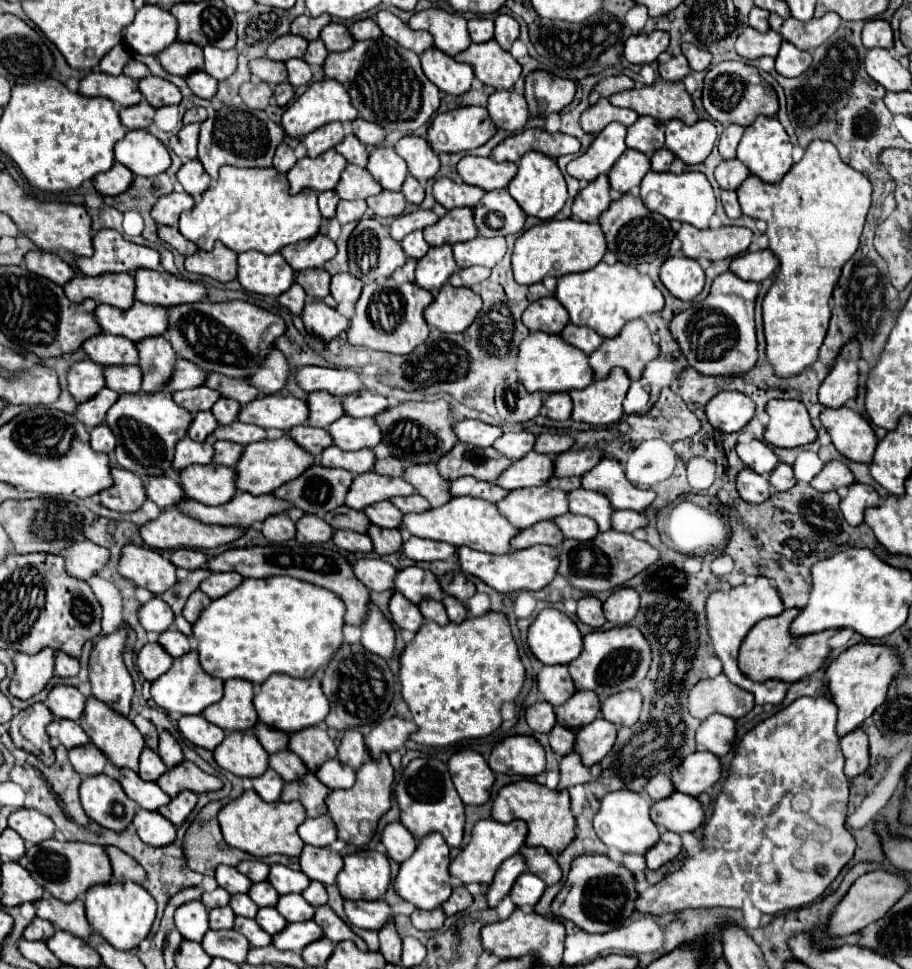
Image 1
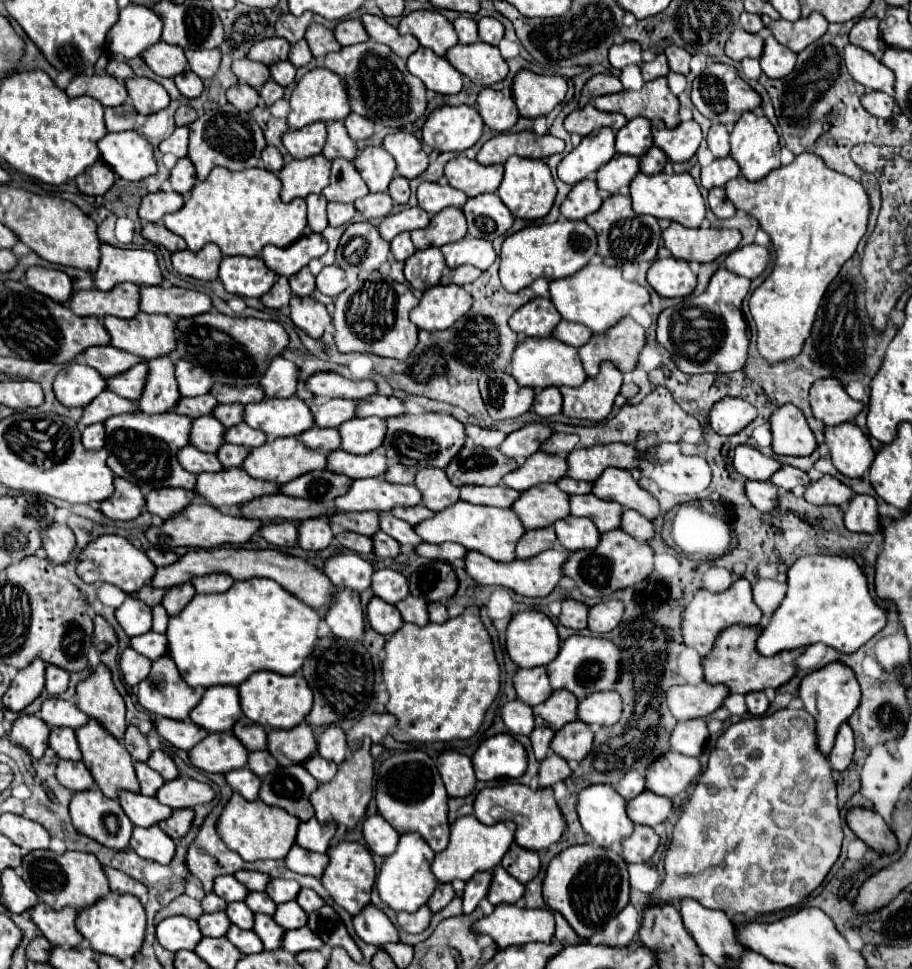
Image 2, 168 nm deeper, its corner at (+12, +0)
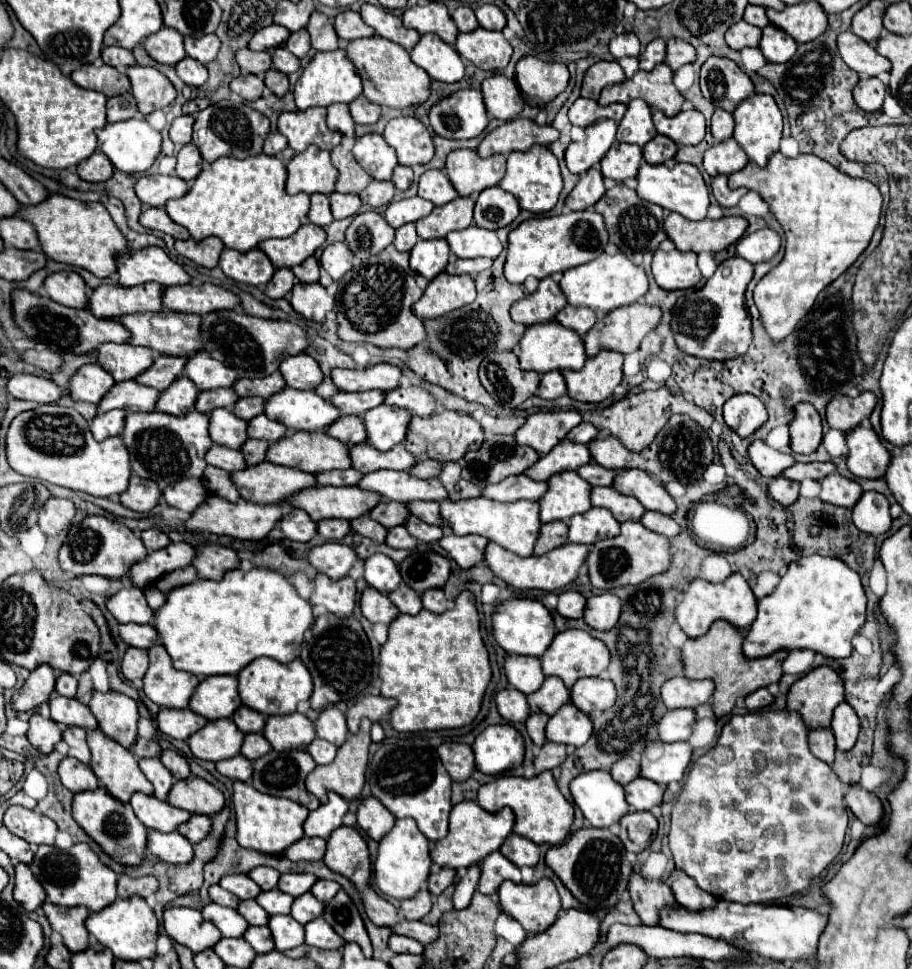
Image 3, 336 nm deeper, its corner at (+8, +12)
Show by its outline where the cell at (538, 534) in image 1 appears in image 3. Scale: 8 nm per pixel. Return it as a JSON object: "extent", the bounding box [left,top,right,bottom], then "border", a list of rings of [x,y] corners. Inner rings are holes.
{"extent":[535,521,567,555],"border":[[[551,521],[543,523],[539,537],[535,541],[535,555],[545,555],[547,551],[567,543],[567,523],[565,521]]]}

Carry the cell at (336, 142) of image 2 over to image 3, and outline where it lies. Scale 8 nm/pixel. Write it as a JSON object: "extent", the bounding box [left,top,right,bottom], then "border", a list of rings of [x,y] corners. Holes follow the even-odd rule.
{"extent":[327,103,355,139],"border":[[[335,103],[327,107],[327,127],[331,131],[341,133],[343,137],[355,139],[355,123],[349,115],[349,107],[343,103]]]}

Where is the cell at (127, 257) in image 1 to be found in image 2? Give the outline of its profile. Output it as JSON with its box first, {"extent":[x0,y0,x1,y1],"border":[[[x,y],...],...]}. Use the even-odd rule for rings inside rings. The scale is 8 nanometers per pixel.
{"extent":[93,243,163,291],"border":[[[107,243],[101,245],[101,263],[99,263],[99,269],[93,273],[93,279],[95,279],[95,287],[101,291],[111,291],[115,285],[125,283],[125,281],[135,283],[139,287],[163,285],[163,275],[161,275],[155,253],[143,251],[143,249],[119,249]]]}

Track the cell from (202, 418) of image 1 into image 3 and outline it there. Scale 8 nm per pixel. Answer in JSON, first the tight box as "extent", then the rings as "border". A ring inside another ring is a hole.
{"extent":[209,409,247,449],"border":[[[213,409],[213,413],[209,413],[209,437],[217,445],[239,449],[247,439],[245,421],[229,409]]]}

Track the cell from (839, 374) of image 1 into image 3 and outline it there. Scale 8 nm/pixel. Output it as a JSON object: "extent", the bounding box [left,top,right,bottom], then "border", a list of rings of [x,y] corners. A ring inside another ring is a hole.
{"extent":[827,393,877,433],"border":[[[861,393],[859,397],[835,395],[827,405],[827,423],[829,427],[847,433],[863,419],[867,419],[875,405],[877,397],[871,393]]]}

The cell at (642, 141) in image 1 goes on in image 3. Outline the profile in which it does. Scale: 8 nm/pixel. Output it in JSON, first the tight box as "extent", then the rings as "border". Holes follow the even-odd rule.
{"extent":[617,99,657,147],"border":[[[633,99],[627,105],[627,113],[619,123],[617,141],[635,143],[635,145],[643,147],[655,135],[657,135],[657,129],[651,121],[651,107],[641,99]]]}

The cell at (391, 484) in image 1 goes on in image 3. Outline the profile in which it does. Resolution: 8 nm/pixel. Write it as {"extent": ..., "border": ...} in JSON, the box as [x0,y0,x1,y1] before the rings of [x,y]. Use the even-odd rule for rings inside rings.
{"extent":[357,469,447,503],"border":[[[377,469],[363,475],[357,487],[363,491],[379,493],[387,501],[399,501],[399,503],[409,503],[415,499],[439,501],[447,497],[445,487],[441,485],[439,479],[417,479],[411,477],[407,471]]]}

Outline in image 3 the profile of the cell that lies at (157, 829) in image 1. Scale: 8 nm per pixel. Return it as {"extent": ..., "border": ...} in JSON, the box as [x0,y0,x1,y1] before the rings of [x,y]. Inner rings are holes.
{"extent":[147,829,193,863],"border":[[[155,829],[147,831],[147,849],[165,863],[189,863],[193,859],[193,845],[181,837],[181,833],[161,833]]]}

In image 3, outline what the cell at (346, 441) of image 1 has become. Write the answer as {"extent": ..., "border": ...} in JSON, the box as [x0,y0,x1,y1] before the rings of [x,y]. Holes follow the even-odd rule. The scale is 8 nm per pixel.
{"extent":[363,405,411,451],"border":[[[387,405],[365,411],[363,423],[367,431],[367,443],[379,451],[389,451],[405,439],[409,417],[411,413],[407,409]]]}

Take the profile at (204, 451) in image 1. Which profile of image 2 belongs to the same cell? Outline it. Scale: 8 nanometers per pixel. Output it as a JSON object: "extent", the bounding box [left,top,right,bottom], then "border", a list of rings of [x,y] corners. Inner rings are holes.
{"extent":[177,445,223,473],"border":[[[187,445],[185,449],[181,449],[177,453],[179,457],[179,463],[189,471],[189,473],[217,473],[217,471],[223,471],[223,465],[221,461],[217,459],[217,455],[213,453],[203,453],[199,449],[195,449],[193,445]]]}

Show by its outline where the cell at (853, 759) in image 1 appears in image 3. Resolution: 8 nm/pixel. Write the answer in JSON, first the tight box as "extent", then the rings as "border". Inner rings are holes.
{"extent":[831,703,859,751],"border":[[[841,703],[835,709],[831,729],[833,729],[833,735],[837,739],[839,751],[849,751],[855,745],[857,735],[859,735],[859,717],[857,717],[857,713],[853,713],[851,705]]]}

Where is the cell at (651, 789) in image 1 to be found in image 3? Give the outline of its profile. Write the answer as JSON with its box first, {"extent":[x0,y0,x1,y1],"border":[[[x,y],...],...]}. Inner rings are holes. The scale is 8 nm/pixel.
{"extent":[611,757,639,785],"border":[[[623,757],[617,761],[617,765],[611,767],[611,775],[617,783],[627,785],[635,777],[639,777],[639,761],[635,761],[633,757]]]}

